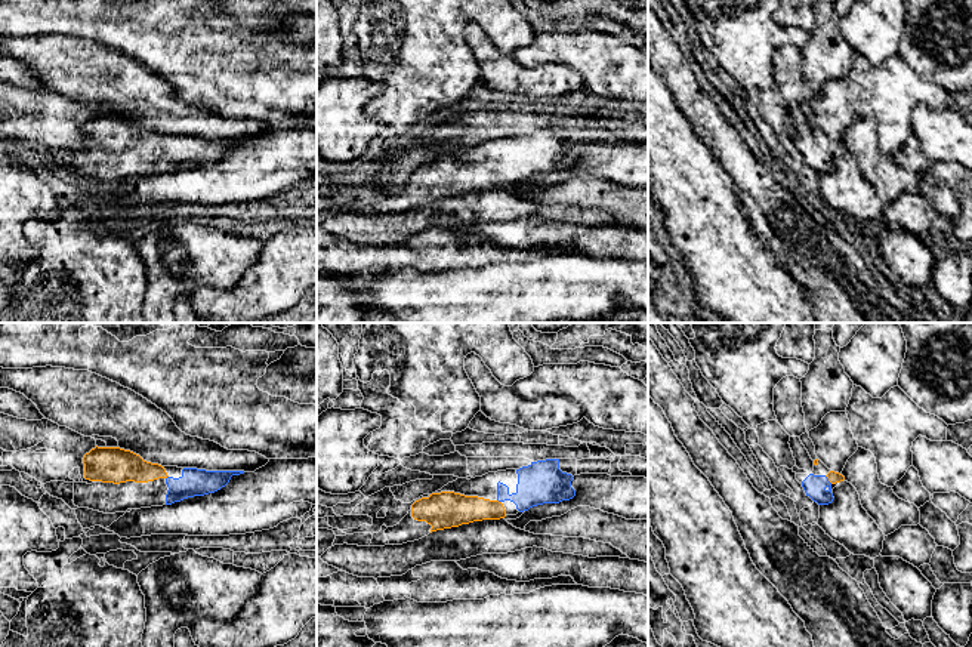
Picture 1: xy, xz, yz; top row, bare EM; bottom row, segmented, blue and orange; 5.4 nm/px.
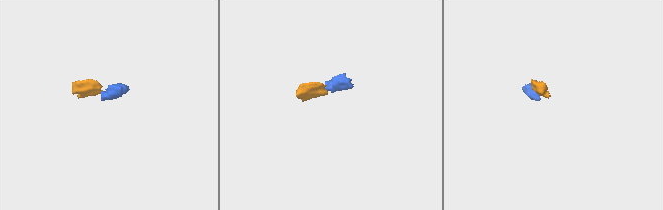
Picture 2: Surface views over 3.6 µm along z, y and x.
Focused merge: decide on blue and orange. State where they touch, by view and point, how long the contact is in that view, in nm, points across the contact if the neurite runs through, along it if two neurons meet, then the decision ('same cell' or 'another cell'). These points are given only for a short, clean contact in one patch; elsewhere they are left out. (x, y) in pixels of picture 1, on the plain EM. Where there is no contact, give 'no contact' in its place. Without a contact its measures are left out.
meets blue in yz at (827, 148); contact 60 nm long; same cell

